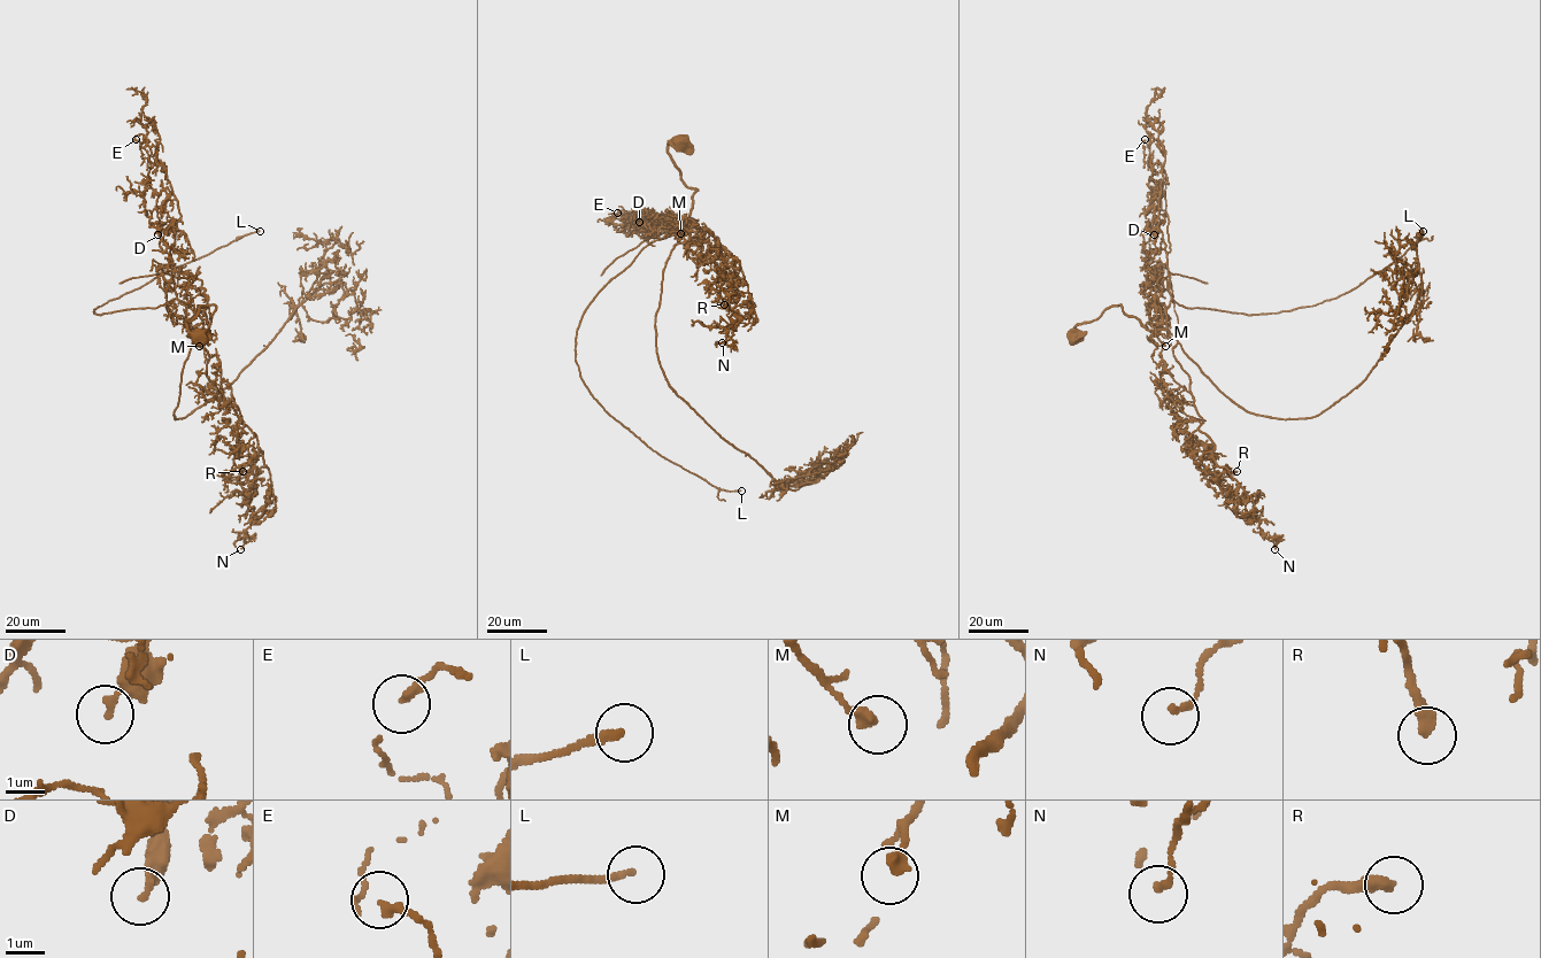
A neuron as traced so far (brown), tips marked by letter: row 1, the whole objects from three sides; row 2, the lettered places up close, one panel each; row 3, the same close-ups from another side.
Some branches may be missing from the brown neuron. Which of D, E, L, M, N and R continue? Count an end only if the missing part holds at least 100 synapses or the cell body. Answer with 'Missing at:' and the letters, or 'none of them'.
Missing at: none of them

